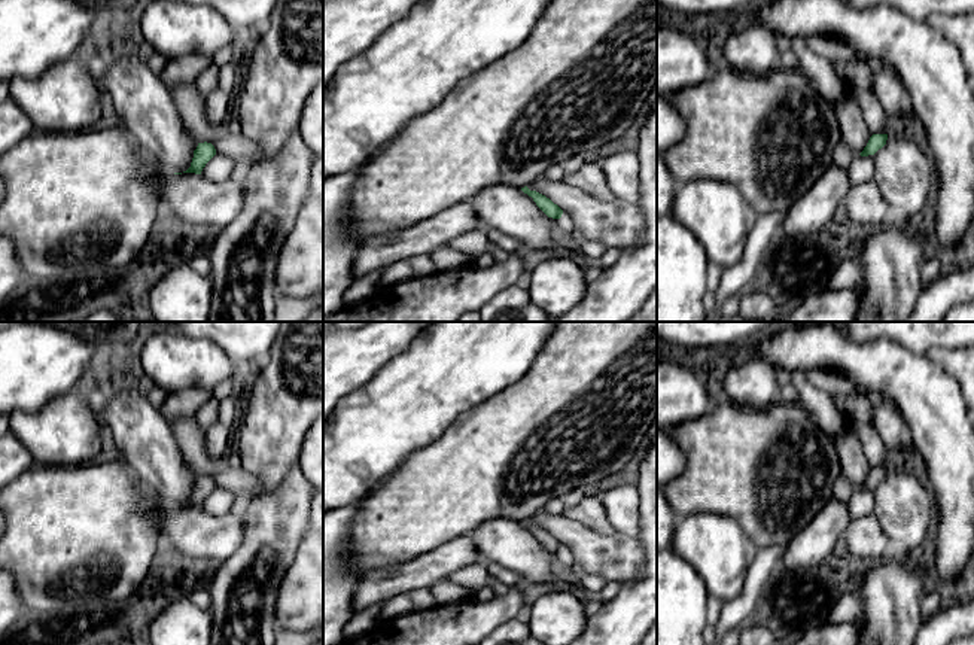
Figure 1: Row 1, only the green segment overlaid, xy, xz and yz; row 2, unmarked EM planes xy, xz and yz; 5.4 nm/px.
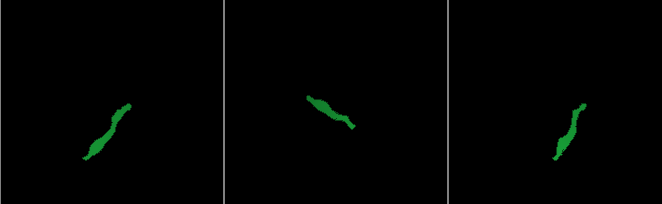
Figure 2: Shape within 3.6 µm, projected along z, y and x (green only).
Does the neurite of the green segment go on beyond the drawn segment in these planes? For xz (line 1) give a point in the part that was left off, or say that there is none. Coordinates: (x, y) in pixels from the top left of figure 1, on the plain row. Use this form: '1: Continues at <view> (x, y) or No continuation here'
1: No continuation here

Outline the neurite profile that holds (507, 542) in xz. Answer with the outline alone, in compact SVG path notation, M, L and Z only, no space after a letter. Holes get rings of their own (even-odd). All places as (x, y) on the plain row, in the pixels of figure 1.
M491 518L469 535L483 562L511 569L521 579L553 587L566 587L570 581L560 553L548 551L520 521Z

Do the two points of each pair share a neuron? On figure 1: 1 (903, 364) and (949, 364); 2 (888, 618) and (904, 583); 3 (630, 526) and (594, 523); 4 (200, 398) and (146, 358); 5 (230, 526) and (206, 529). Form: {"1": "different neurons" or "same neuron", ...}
{"1": "different neurons", "2": "same neuron", "3": "different neurons", "4": "different neurons", "5": "same neuron"}

